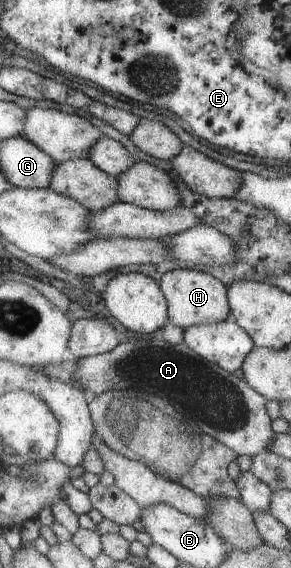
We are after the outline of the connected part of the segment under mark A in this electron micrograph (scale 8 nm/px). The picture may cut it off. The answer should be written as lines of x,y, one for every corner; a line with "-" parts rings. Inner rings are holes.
153,334
151,340
129,339
119,344
113,350
85,358
76,359
77,372
75,372
75,386
83,392
91,391
96,396
111,392
111,390
136,390
145,392
151,396
161,397
167,400
167,404
174,408
185,420
193,421
195,426
217,442
232,450
236,455
245,454
253,456
261,450
265,450
273,440
271,430
272,420
265,412
266,398
255,392
242,379
233,373
219,368
217,364
207,362
200,355
196,355
185,343
169,344
165,339
157,340
157,334

